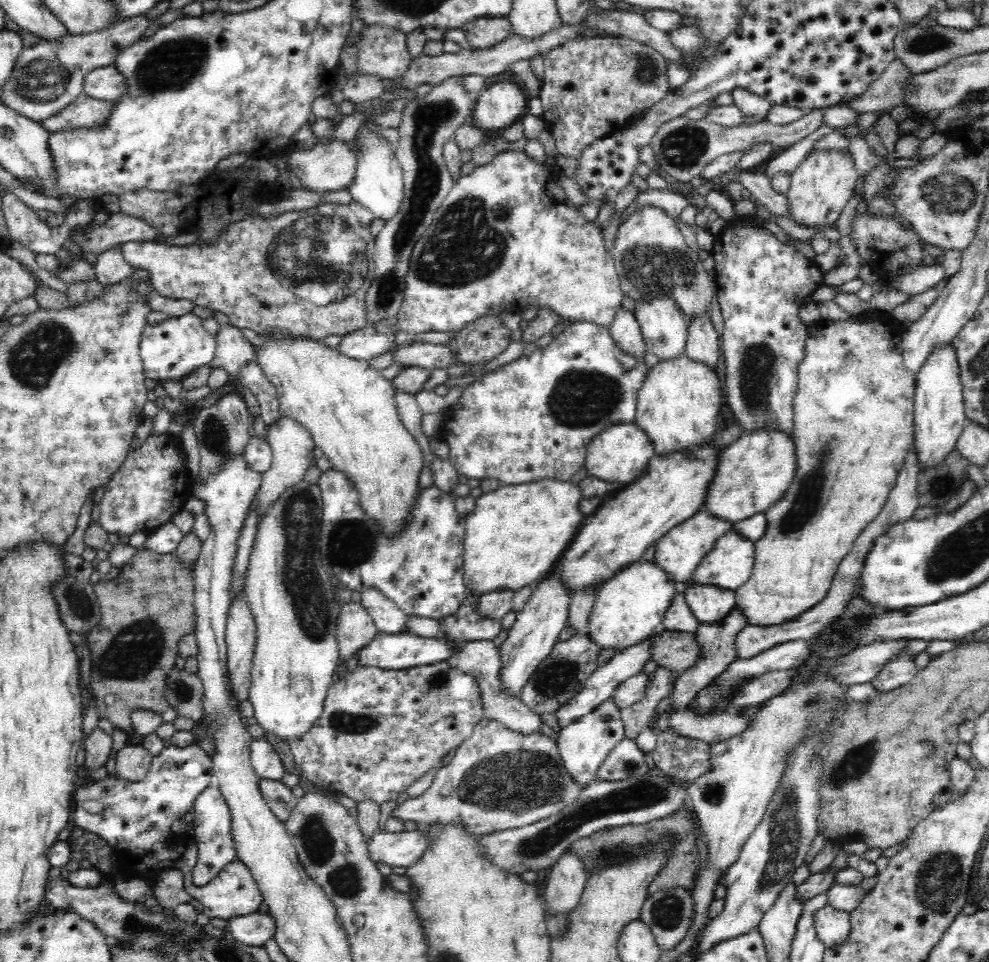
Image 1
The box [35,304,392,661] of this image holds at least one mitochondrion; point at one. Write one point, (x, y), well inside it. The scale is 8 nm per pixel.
(309, 595)

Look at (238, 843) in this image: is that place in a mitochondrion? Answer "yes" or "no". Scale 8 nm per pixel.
no

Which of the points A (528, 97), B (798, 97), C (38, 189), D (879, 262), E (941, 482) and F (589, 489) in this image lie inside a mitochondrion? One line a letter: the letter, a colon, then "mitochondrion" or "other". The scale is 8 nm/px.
A: other
B: other
C: other
D: other
E: mitochondrion
F: other

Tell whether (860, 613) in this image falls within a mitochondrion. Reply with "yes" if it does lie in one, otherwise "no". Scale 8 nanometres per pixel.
yes

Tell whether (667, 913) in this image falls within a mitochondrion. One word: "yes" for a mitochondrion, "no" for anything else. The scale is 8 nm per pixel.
yes

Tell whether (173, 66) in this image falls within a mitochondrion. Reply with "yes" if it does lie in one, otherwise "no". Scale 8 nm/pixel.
yes

